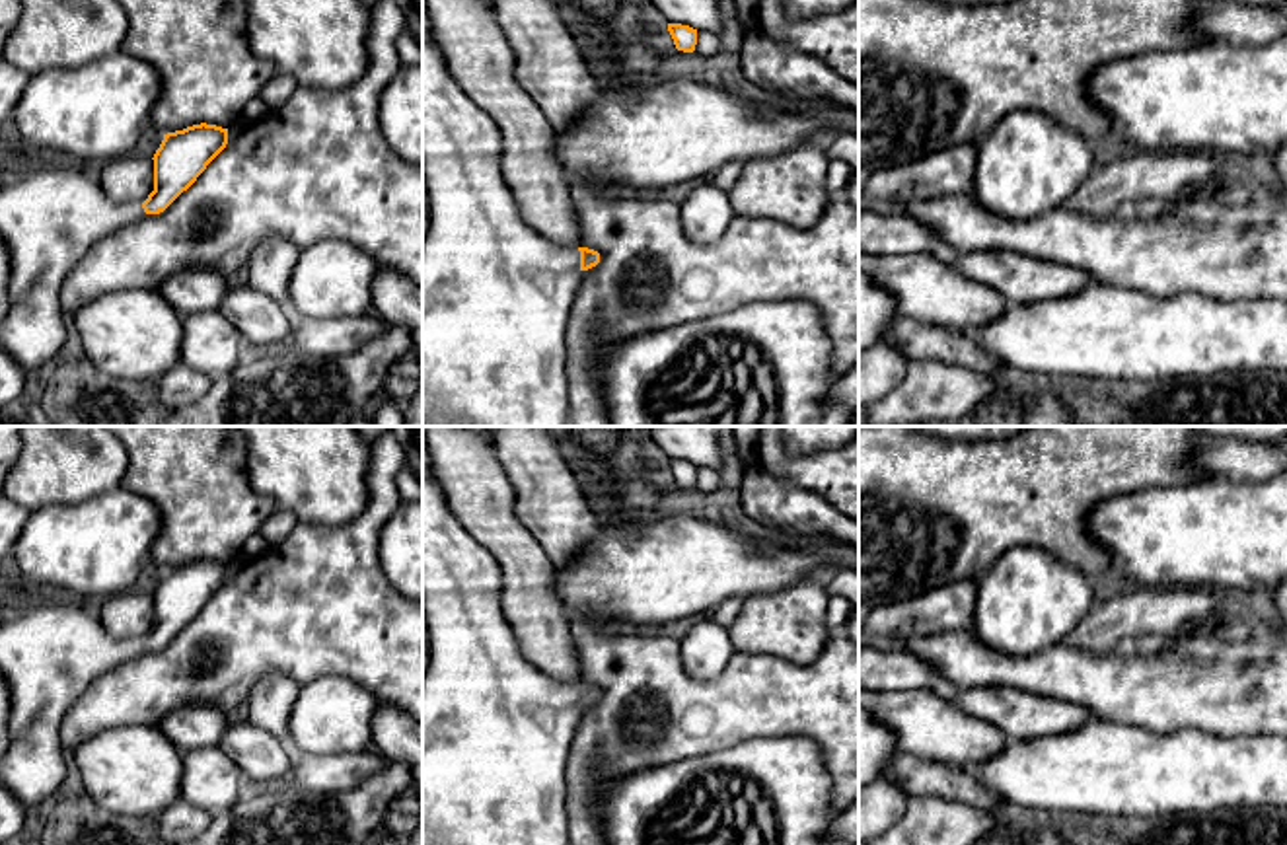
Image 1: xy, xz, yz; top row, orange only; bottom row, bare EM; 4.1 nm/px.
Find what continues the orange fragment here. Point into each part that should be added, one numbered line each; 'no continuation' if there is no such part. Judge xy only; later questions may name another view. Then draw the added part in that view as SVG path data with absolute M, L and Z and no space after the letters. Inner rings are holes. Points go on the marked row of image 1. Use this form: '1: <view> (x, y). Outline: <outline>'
1: xy (49, 217). Outline: M33 165L0 183L0 238L10 253L10 310L0 321L0 349L33 380L51 366L68 339L60 290L78 261L101 238L140 220L142 202L115 202L99 185L93 167Z

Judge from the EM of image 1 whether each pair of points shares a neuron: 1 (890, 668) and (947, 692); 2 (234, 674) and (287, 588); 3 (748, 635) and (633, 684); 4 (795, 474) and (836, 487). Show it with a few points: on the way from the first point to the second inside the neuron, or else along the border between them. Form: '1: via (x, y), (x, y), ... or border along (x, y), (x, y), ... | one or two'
1: via (904, 670), (933, 680) | one
2: via (234, 653), (234, 647), (271, 610) | one
3: border along (736, 651), (777, 655), (781, 659) | two
4: via (805, 474), (822, 474), (826, 477) | one

